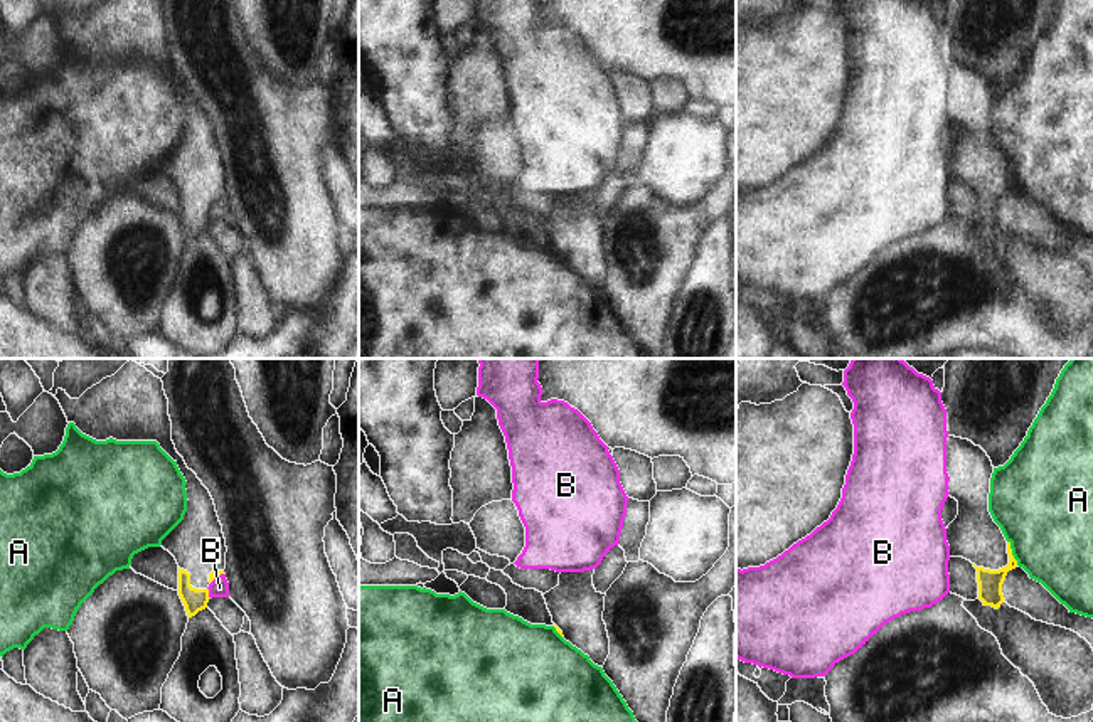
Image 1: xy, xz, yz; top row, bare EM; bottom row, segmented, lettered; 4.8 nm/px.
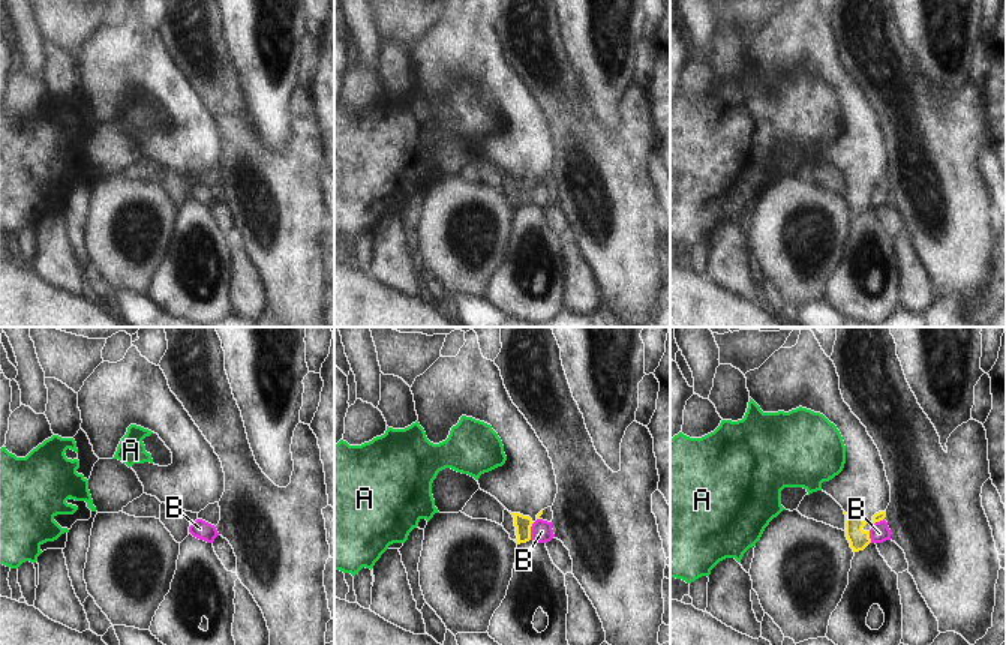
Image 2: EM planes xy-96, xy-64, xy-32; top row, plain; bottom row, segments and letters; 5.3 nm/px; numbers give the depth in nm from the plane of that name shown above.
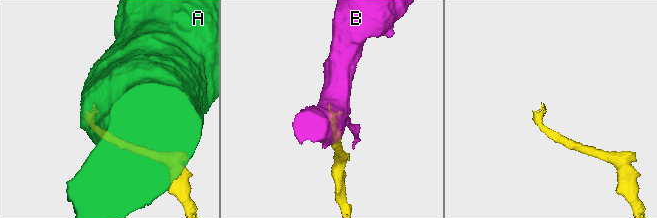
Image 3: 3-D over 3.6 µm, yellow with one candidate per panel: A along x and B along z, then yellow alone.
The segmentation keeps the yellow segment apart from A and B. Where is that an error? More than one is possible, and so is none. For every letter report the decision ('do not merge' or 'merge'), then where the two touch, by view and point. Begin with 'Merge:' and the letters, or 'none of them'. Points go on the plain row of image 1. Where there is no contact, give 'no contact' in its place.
Merge: none of them
A: do not merge | yz (1011, 175)
B: do not merge | xy (207, 216)

